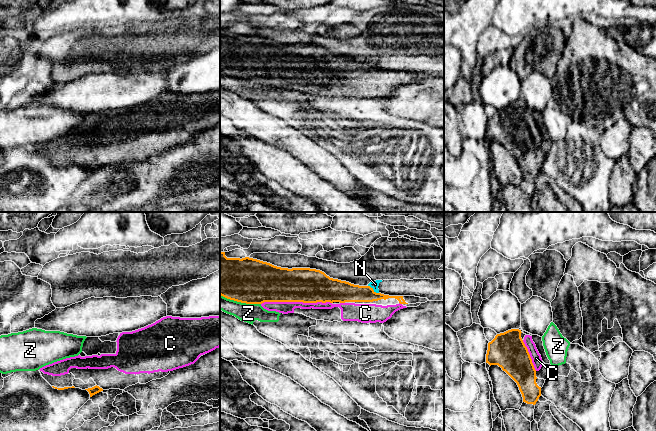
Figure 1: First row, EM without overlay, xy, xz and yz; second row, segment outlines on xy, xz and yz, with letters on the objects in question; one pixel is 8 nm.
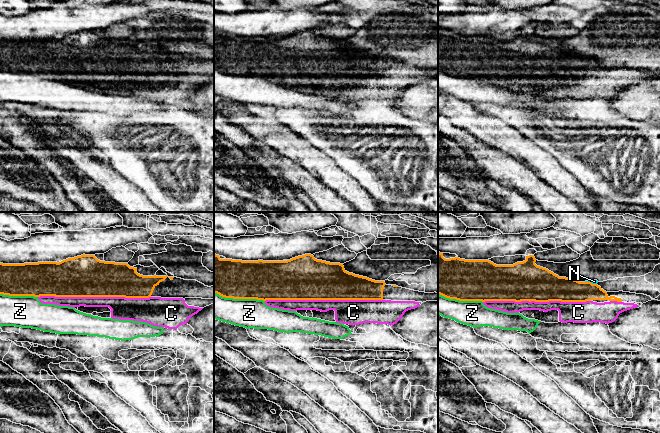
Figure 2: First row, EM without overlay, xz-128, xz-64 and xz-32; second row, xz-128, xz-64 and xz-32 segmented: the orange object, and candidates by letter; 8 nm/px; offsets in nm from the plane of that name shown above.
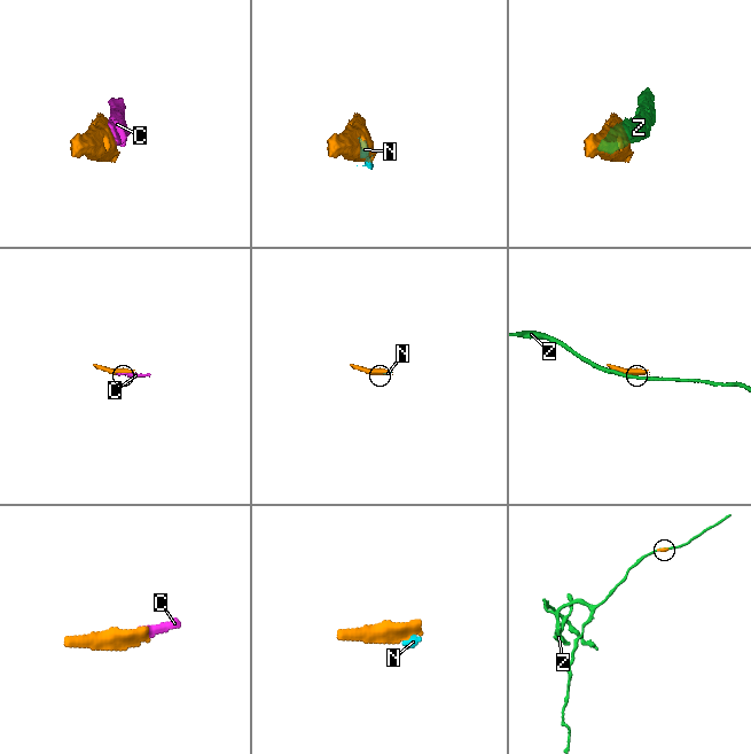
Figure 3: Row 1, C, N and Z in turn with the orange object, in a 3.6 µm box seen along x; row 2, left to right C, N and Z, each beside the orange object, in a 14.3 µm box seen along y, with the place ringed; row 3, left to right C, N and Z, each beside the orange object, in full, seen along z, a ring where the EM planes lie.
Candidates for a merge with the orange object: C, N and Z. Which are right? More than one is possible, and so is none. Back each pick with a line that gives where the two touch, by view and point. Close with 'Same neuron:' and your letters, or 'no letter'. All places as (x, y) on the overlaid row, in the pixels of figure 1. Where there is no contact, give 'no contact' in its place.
C: contact xz (296, 301)
Same neuron: C

